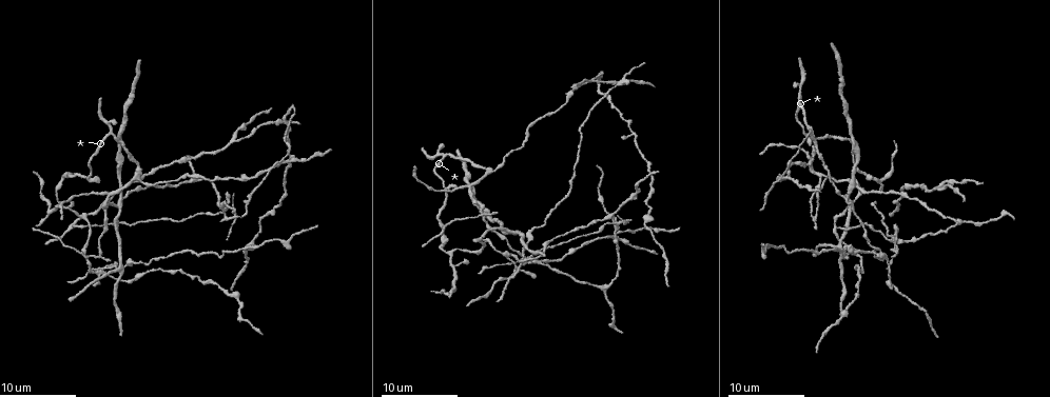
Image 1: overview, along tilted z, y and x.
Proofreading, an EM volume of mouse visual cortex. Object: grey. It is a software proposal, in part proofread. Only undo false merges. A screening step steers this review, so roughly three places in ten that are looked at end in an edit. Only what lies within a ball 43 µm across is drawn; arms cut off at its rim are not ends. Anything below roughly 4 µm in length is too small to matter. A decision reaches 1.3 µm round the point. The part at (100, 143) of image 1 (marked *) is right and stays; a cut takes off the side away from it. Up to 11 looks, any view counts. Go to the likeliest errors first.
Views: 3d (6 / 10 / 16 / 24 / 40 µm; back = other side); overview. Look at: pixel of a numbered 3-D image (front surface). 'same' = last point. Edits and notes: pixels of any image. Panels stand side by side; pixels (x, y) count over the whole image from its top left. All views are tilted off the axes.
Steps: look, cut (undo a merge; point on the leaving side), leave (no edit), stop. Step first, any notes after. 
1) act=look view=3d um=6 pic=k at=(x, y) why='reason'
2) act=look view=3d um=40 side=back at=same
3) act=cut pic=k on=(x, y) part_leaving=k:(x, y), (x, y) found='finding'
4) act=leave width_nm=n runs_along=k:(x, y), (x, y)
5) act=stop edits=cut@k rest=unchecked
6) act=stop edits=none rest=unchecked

act=look view=3d um=10 pic=1 at=(868, 250) why='four arms meet'

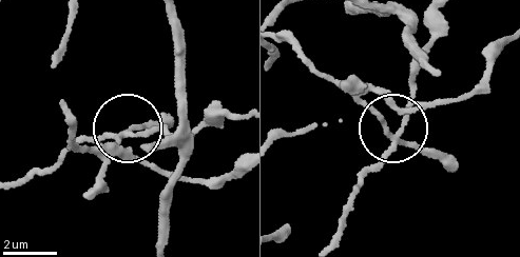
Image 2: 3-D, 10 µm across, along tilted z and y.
act=look view=3d um=6 pic=2 at=(398, 133)

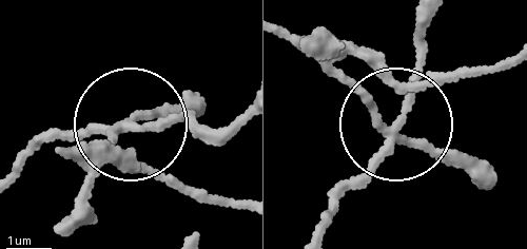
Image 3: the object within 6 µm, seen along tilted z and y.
act=cut pic=3 on=(61, 132) arms=4 part_leaving=3:(128, 132), (186, 119), (212, 129), (240, 115) found='two cells meet here'

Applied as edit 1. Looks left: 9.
act=look view=3d um=10 pic=1 at=(962, 221) why='side arm on a straight run'

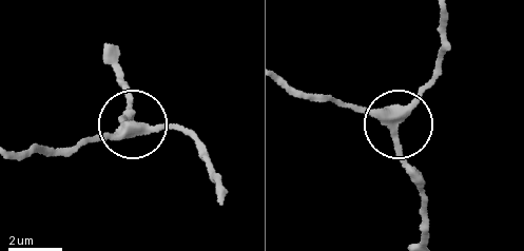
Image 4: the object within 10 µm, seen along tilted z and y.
act=leave runs_along=4:(284, 82), (389, 113), (398, 123), (399, 156), (422, 196) found='one cell here'

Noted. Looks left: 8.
act=look view=3d um=6 pic=1 at=(139, 188)

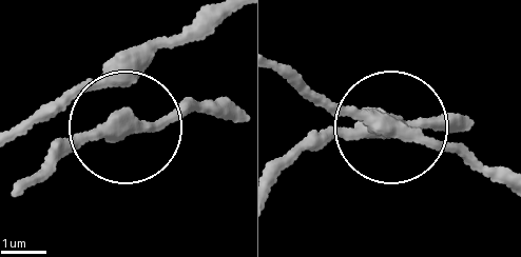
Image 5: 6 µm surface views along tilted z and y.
act=leave arms=4 found='all the same cell'

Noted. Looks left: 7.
act=look view=3d um=10 pic=1 at=(779, 180) why='arms part here'

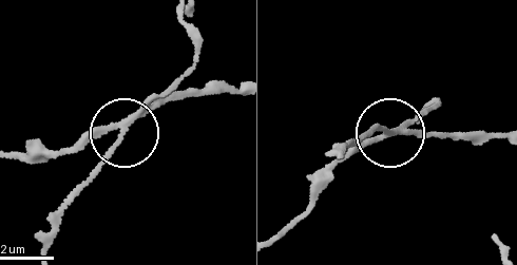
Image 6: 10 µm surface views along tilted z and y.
act=cut pic=6 on=(109, 149) part_leaving=6:(136, 116), (193, 59), (197, 44), (191, 21) found='two cells meet here'

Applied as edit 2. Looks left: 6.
act=look view=3d um=10 pic=1 at=(482, 215) why='three arms meet'

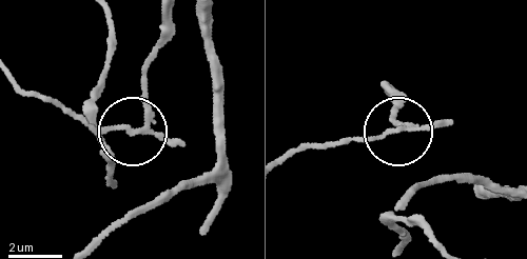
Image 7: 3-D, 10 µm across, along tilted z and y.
act=cut pic=7 on=(180, 142) part_leaving=7:(142, 130), (84, 125), (24, 87) found='two cells meet here'

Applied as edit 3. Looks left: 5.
act=stop edits=cut@3,cut@6,cut@7 rest=unchecked

